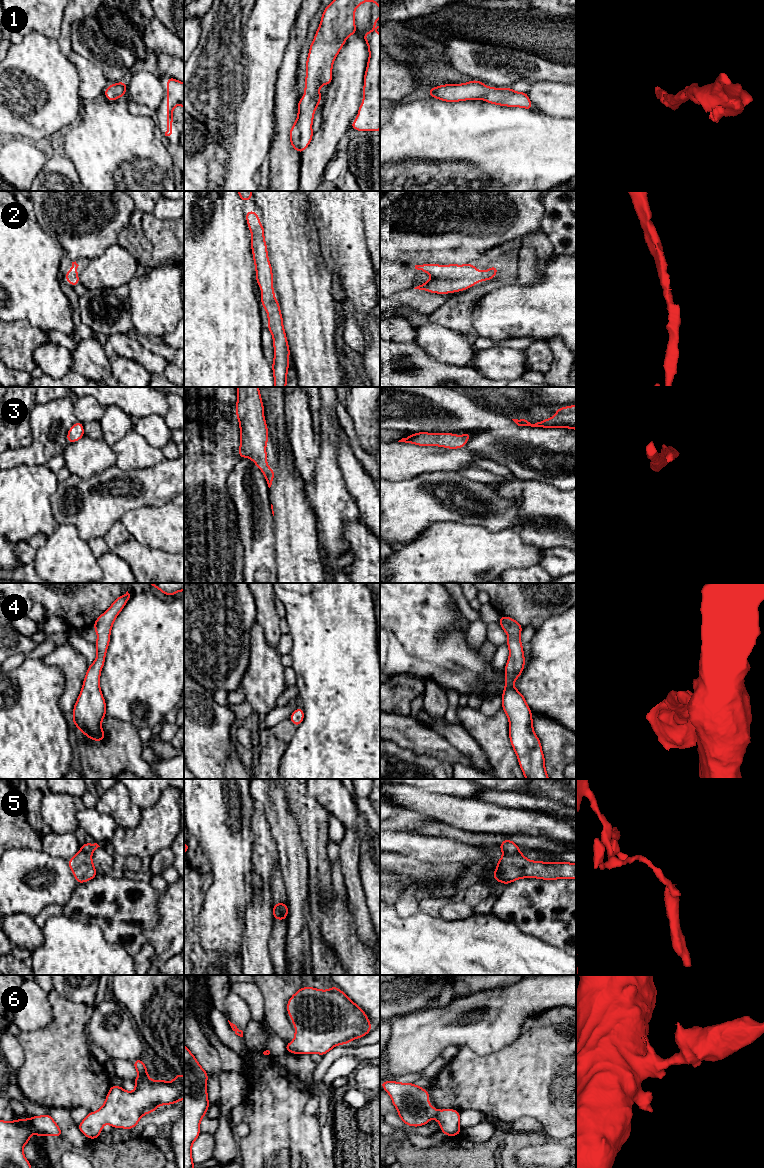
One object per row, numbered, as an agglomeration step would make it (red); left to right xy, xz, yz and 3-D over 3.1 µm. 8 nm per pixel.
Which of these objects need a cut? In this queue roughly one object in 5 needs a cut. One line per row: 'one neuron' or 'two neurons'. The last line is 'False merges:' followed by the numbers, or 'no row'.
1: one neuron
2: one neuron
3: one neuron
4: one neuron
5: two neurons
6: one neuron
False merges: 5

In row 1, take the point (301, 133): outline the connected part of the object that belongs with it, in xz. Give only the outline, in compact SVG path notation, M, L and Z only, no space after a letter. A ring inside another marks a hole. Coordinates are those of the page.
M333 0L322 13L305 63L305 94L298 101L298 116L289 131L290 143L299 153L308 147L313 137L314 112L322 98L319 87L332 82L334 60L347 38L358 32L355 9L365 1L376 2L380 10L380 0Z

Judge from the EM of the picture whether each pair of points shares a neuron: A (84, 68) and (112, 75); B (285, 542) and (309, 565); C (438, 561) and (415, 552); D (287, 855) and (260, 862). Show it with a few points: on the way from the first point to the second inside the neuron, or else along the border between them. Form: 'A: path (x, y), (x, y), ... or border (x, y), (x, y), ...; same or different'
A: border (86, 58), (98, 65), (109, 84); different
B: path (291, 548), (303, 560); same
C: path (432, 561), (421, 553); same
D: border (272, 834), (277, 849), (278, 868); different

